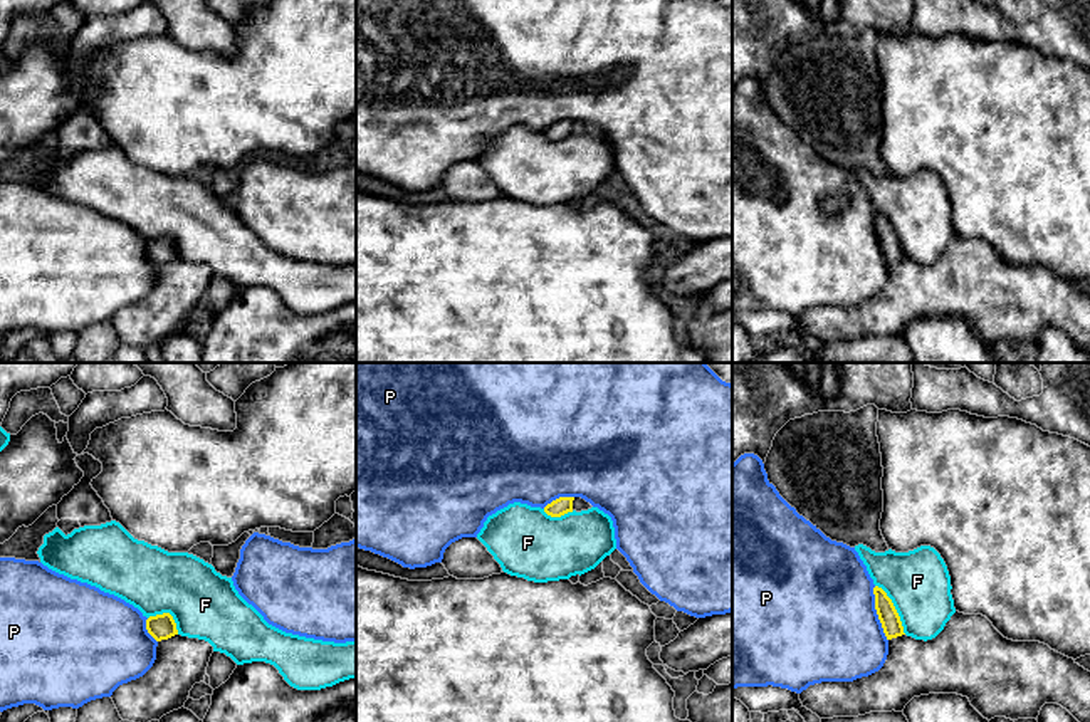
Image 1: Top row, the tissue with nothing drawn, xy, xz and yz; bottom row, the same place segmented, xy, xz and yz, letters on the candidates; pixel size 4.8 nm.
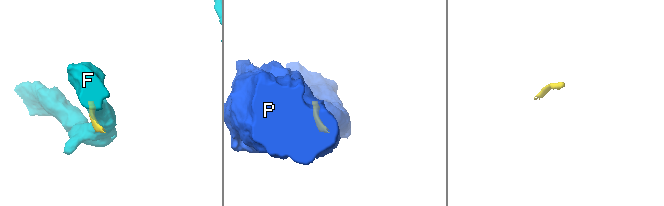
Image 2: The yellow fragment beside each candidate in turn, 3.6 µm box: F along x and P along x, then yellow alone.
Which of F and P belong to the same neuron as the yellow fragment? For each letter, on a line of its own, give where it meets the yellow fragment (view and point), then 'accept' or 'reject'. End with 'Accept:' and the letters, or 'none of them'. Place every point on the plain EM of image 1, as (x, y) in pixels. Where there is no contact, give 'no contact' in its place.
F: meets yellow in yz at (894, 232); reject
P: meets yellow in yz at (877, 237); reject
Accept: none of them

